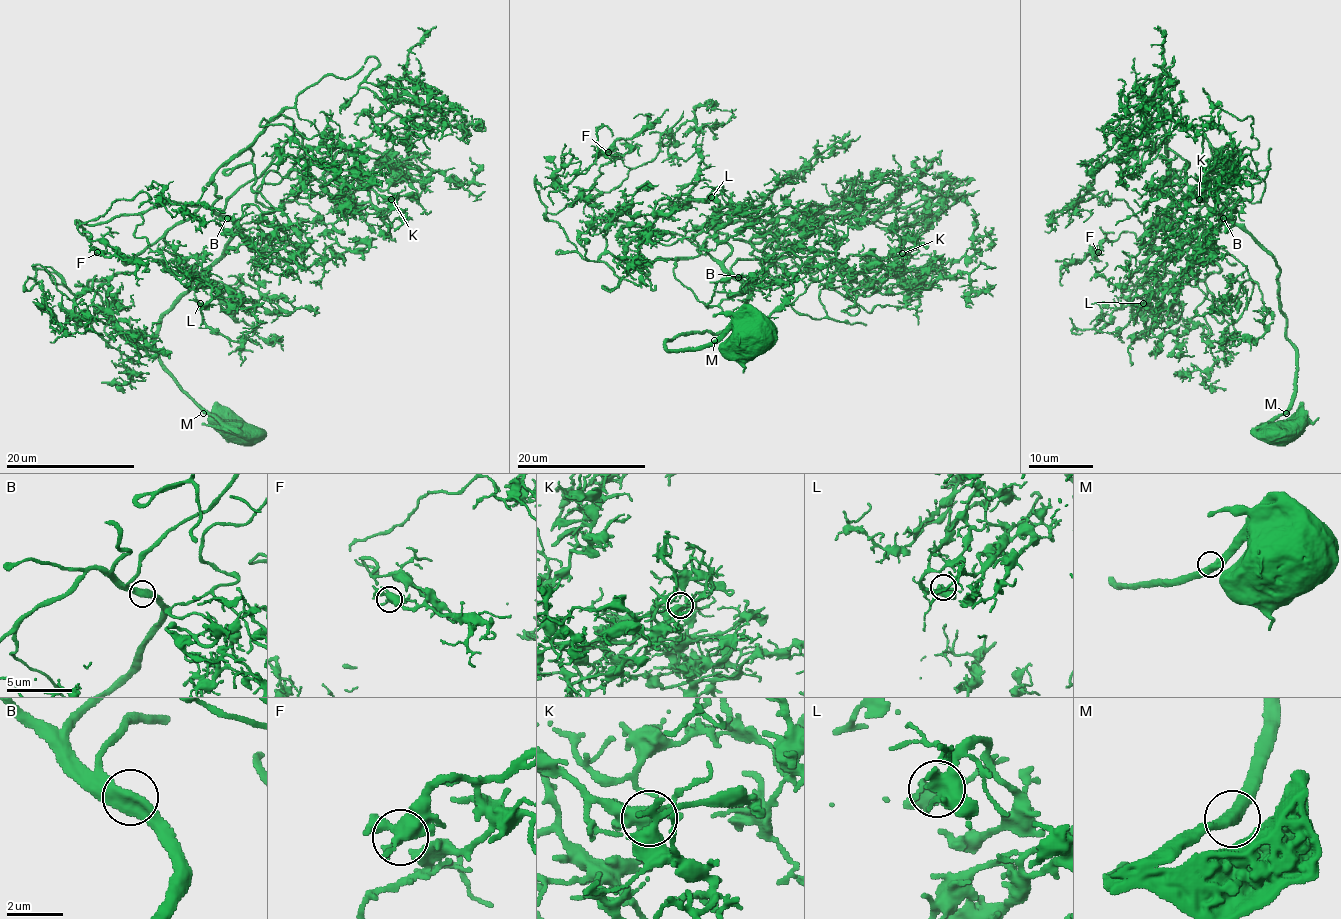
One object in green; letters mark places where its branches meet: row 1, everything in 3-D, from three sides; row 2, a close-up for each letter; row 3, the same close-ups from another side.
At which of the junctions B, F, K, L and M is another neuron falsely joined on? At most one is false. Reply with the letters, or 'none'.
none

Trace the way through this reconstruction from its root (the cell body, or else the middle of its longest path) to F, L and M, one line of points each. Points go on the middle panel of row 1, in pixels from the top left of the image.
F: (751, 340), (666, 346), (727, 330), (748, 290), (682, 236), (590, 226), (600, 168), (626, 142), (608, 152)
L: (751, 340), (669, 350), (727, 330), (748, 290), (708, 253), (640, 260), (695, 237), (728, 202), (711, 197)
M: (751, 340), (751, 332), (730, 330), (714, 340)

